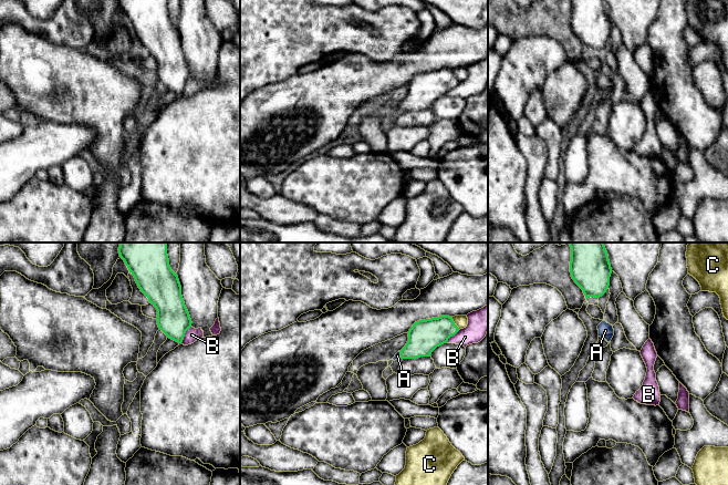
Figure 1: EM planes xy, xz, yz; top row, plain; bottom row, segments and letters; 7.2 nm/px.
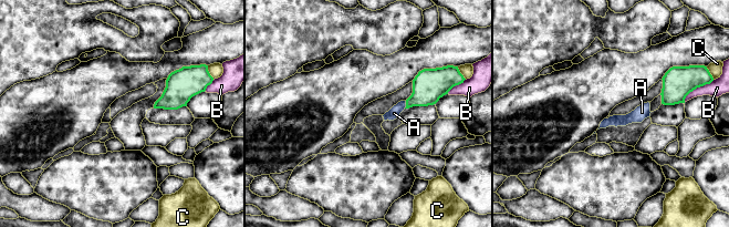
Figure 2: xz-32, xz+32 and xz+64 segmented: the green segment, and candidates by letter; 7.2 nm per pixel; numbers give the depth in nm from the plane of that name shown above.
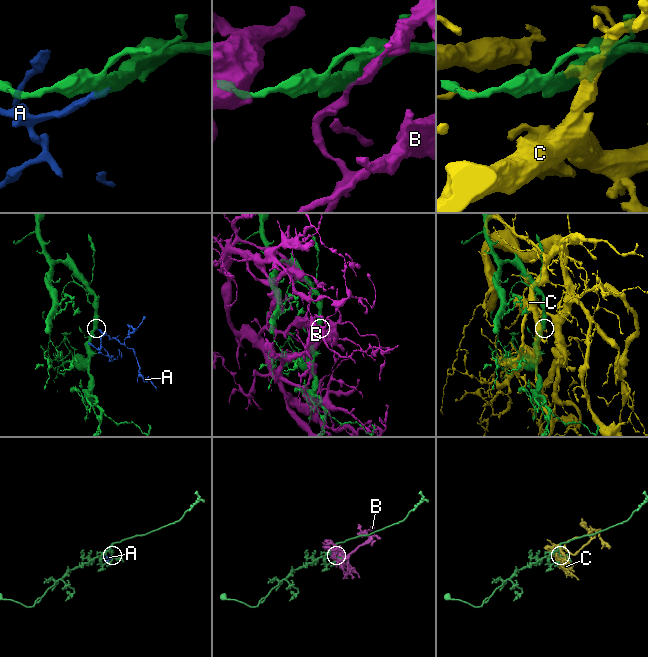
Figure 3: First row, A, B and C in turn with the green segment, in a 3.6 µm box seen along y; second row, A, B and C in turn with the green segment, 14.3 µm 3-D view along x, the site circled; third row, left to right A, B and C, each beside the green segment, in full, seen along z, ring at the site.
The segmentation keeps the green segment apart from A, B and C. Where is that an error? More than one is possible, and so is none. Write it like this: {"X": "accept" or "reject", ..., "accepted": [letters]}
{"A": "accept", "B": "reject", "C": "reject", "accepted": ["A"]}

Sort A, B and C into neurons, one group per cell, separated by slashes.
A / B / C

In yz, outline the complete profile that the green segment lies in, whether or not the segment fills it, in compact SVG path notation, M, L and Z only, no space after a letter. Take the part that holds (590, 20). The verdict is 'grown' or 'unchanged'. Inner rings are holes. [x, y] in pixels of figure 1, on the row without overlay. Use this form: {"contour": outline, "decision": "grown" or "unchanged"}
{"contour": "M571 0L570 24L586 51L602 49L610 38L612 25L606 1Z", "decision": "unchanged"}

